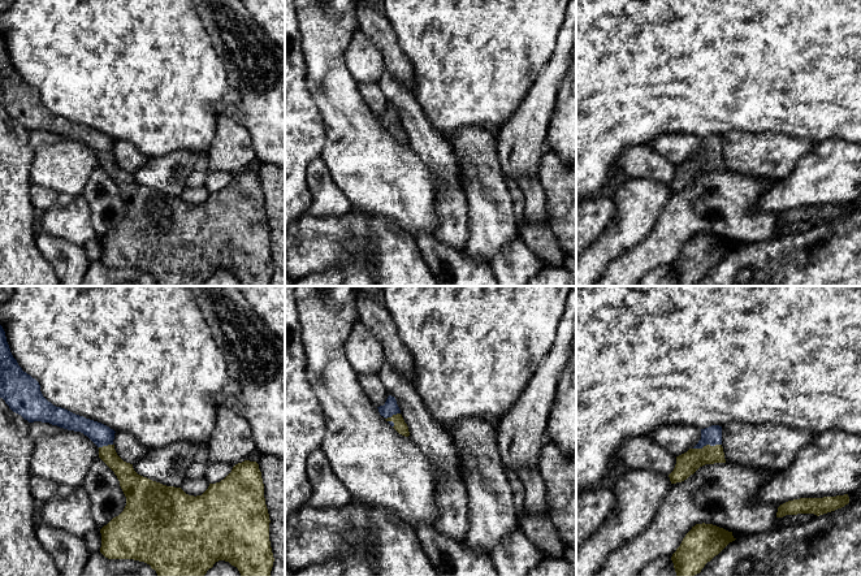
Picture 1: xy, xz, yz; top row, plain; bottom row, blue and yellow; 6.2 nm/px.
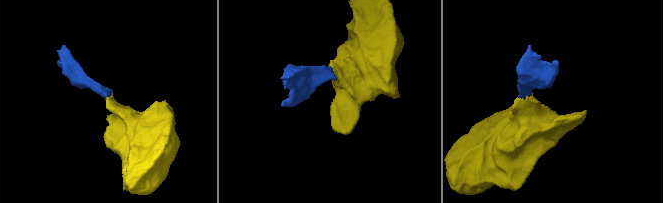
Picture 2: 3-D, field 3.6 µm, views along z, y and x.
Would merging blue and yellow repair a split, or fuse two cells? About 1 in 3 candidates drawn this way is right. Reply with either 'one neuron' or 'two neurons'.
one neuron

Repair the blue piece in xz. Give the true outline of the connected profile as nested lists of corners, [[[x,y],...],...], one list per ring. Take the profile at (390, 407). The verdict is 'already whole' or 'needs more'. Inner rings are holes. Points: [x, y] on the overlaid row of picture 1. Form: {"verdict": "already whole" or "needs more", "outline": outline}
{"verdict": "needs more", "outline": [[[389,395],[385,404],[377,407],[381,416],[402,436],[408,437],[408,426],[404,423],[394,397]]]}

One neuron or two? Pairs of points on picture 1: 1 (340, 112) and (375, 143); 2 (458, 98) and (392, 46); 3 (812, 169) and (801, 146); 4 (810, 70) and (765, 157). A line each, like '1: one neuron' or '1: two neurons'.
1: one neuron
2: two neurons
3: two neurons
4: two neurons

